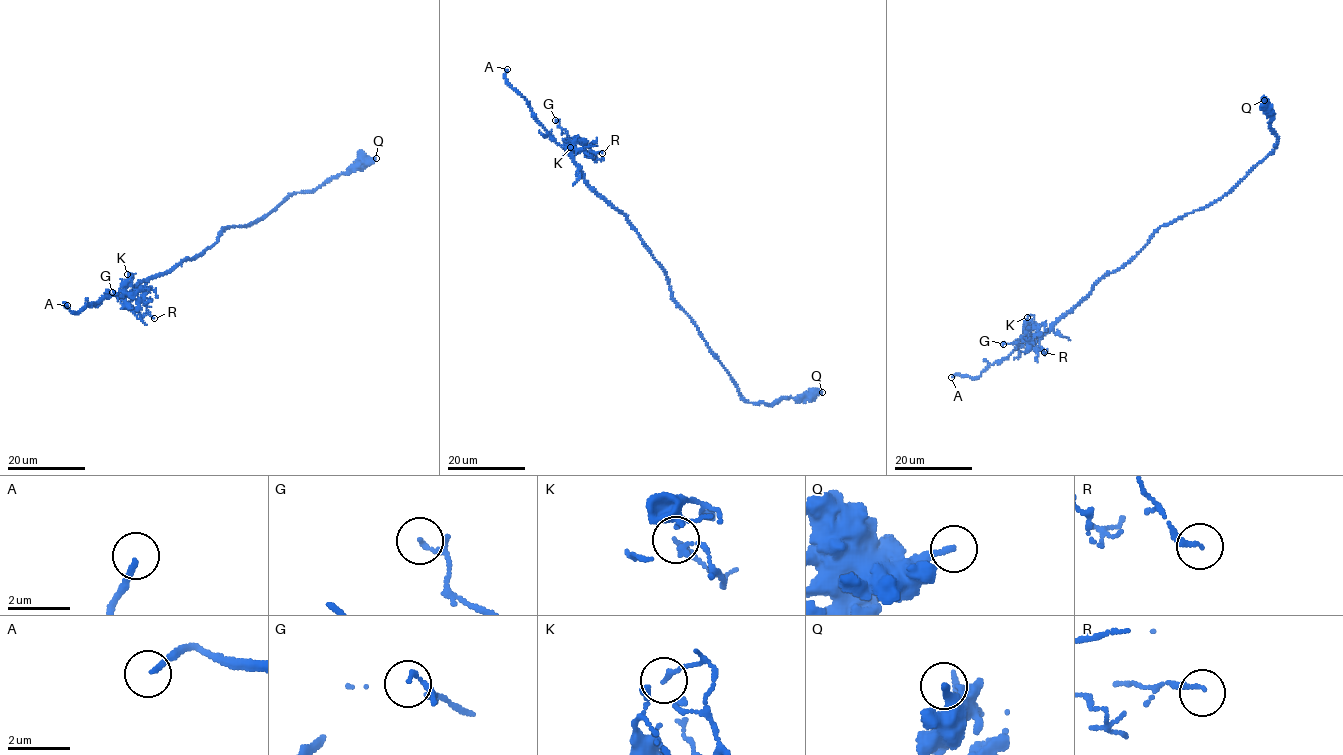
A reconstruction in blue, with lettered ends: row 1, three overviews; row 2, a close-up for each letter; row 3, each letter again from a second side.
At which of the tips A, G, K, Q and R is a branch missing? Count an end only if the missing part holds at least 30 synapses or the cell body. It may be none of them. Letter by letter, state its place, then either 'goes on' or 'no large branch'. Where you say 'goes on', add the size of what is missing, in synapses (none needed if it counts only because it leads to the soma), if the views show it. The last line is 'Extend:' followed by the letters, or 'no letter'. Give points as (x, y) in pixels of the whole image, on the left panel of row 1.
A: (67, 305) | goes on
G: (112, 292) | no large branch
K: (127, 274) | no large branch
Q: (376, 158) | no large branch
R: (154, 318) | no large branch
Extend: A

